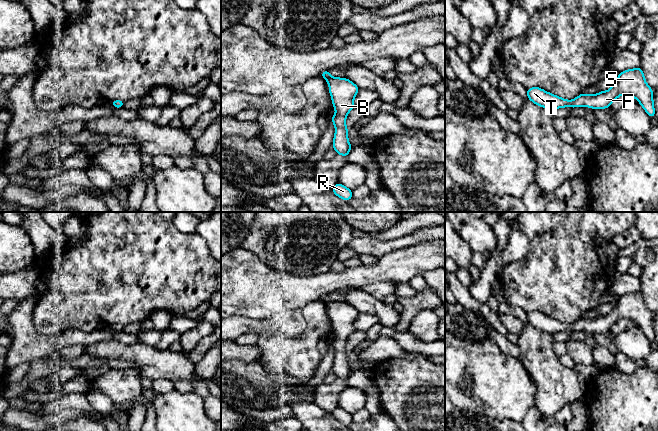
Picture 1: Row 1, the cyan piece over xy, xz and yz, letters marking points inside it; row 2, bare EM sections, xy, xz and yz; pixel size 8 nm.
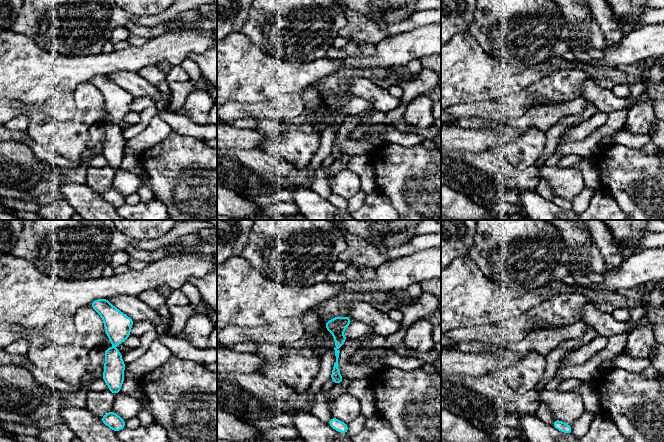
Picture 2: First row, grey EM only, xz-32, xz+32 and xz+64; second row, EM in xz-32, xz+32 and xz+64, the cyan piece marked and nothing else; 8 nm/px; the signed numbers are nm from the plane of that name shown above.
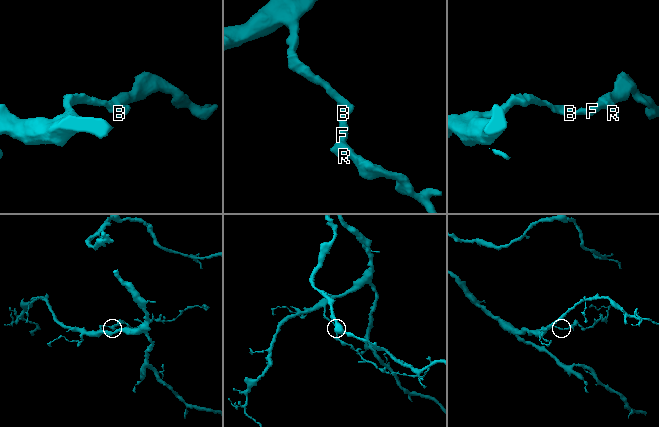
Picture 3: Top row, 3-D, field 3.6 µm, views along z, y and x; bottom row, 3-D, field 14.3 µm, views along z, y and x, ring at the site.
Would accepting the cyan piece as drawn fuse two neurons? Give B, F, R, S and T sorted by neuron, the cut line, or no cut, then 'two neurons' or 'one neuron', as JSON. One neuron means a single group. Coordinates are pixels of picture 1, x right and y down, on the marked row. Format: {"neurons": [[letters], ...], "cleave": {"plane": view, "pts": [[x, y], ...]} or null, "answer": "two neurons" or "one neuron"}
{"neurons": [["B", "F", "R", "S", "T"]], "cleave": null, "answer": "one neuron"}

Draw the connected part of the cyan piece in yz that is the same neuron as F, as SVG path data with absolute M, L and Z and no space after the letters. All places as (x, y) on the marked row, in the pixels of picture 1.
M638 67L619 73L609 90L594 95L582 93L572 101L556 96L539 87L528 88L527 97L537 106L553 111L557 108L583 106L593 109L607 109L619 96L629 95L640 103L650 118L653 118L655 117L653 92L646 83L642 69Z

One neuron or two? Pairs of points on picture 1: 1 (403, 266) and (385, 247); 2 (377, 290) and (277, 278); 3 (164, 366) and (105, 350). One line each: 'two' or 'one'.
1: two
2: two
3: one

